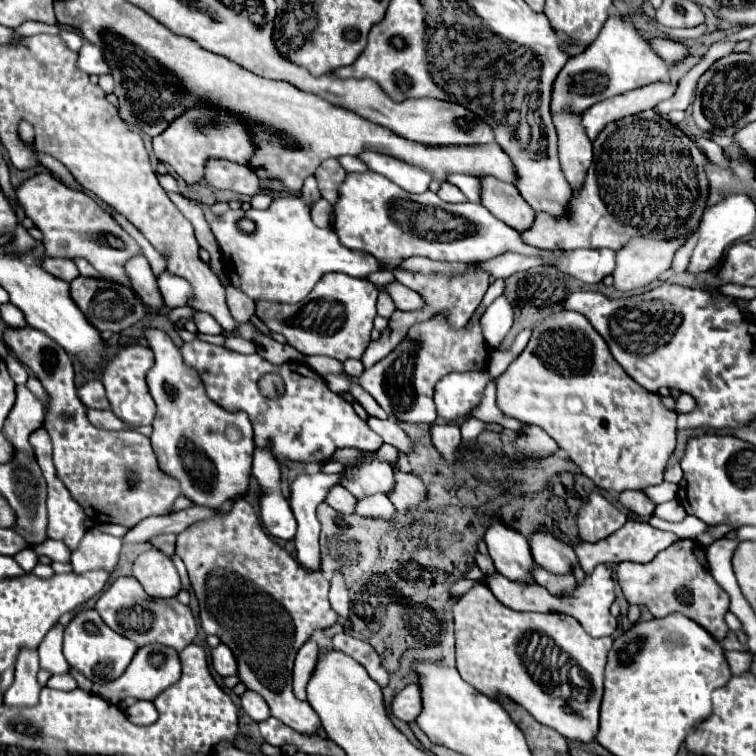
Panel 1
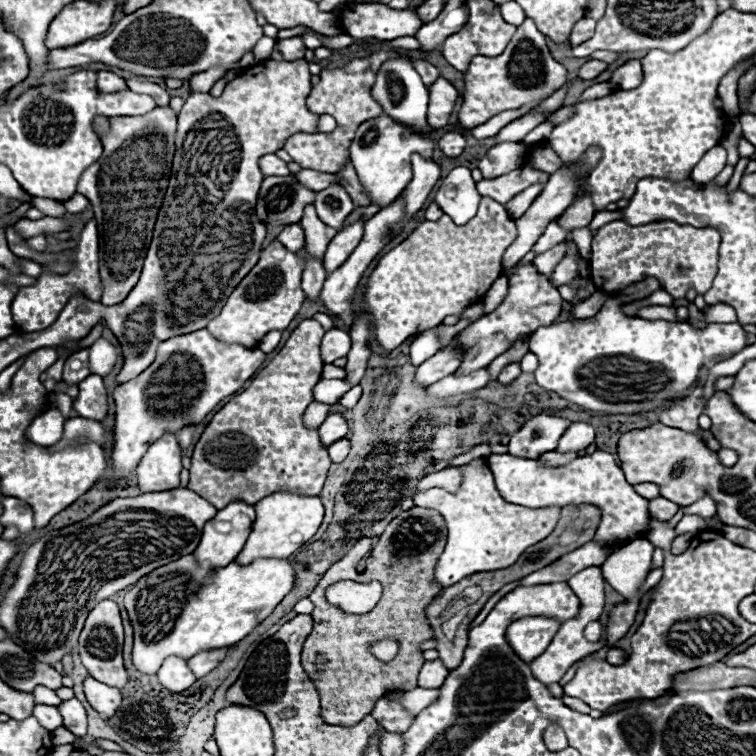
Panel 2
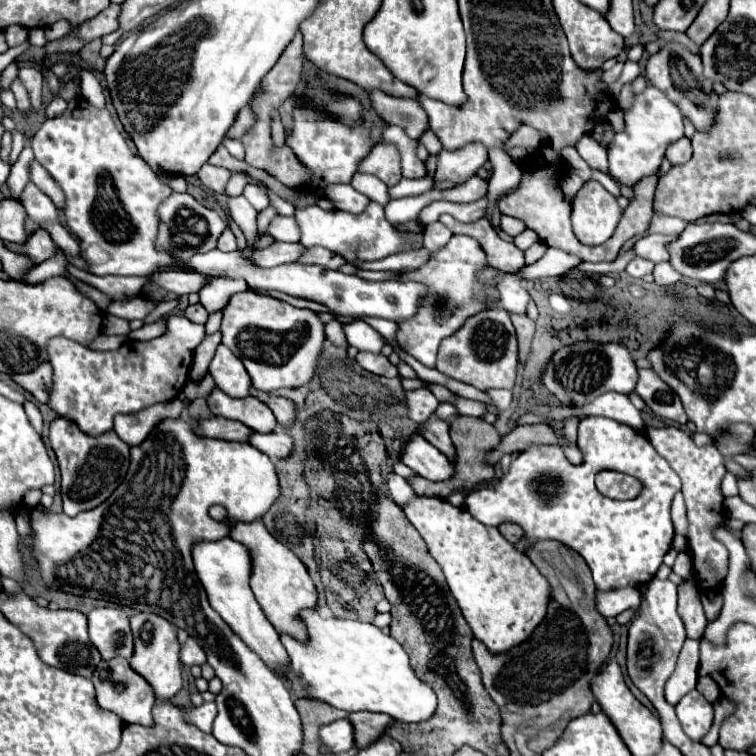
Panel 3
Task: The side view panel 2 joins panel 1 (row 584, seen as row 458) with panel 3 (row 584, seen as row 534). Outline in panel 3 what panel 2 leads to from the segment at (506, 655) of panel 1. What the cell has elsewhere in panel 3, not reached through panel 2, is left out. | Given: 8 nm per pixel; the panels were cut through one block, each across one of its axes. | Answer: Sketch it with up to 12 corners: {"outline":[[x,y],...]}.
{"outline":[[444,498],[404,512],[474,638],[500,654],[546,616],[548,580]]}

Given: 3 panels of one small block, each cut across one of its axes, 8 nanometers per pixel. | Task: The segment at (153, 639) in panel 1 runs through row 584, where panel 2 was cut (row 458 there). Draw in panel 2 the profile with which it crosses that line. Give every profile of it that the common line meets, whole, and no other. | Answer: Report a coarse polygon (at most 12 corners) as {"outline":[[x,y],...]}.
{"outline":[[206,328],[162,342],[112,394],[106,490],[198,426],[264,360]]}

